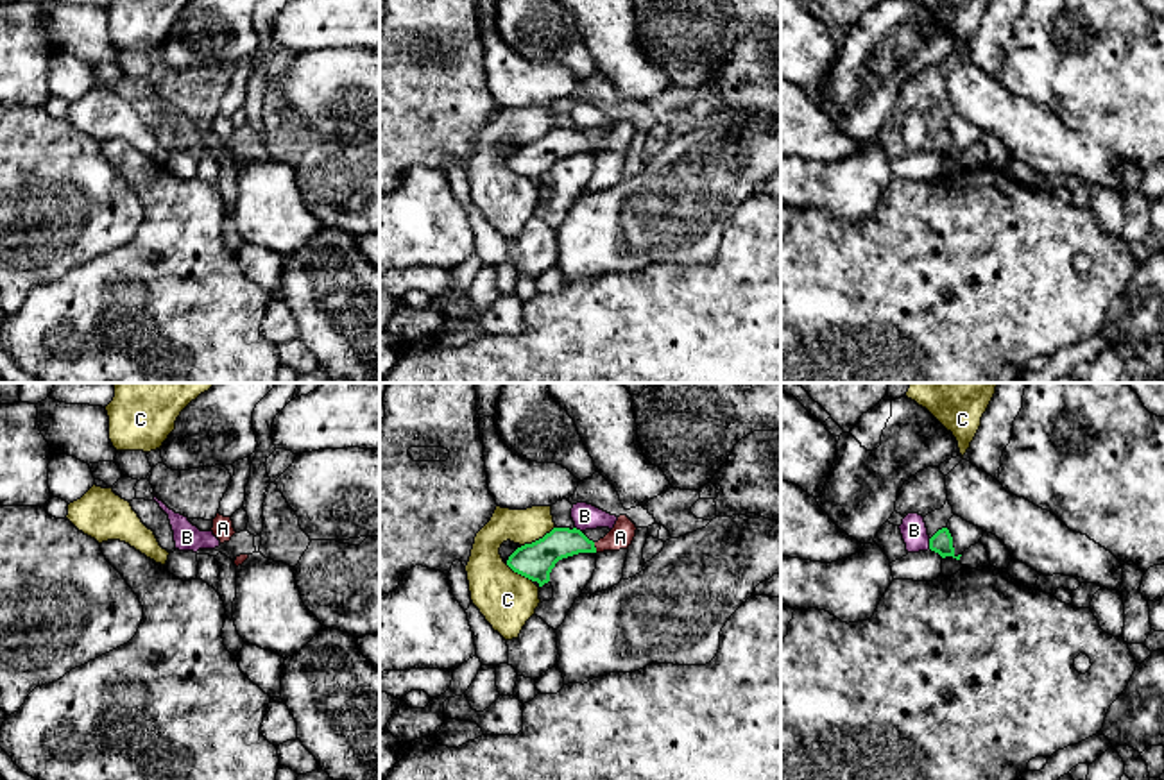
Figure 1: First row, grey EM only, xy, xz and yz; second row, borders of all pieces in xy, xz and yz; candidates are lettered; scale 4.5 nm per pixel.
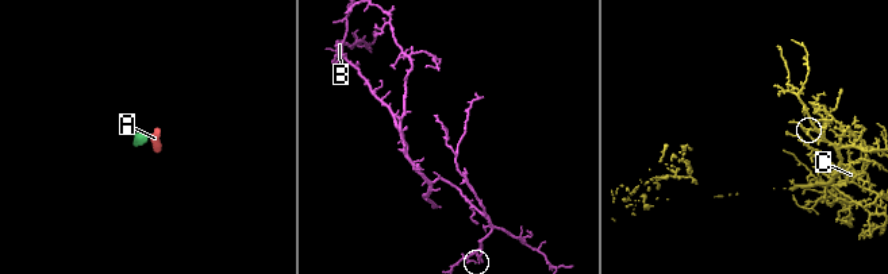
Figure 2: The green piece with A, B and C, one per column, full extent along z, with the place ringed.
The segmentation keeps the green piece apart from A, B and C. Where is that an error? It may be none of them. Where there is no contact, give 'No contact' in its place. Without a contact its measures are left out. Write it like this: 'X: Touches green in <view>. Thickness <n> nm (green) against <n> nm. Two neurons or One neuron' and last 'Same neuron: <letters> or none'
A: Touches green in xz. Thickness 140 nm (green) against 110 nm. One neuron
B: Touches green in yz. Thickness 100 nm (green) against 120 nm. Two neurons
C: Touches green in xz. Thickness 160 nm (green) against 160 nm. Two neurons
Same neuron: A

